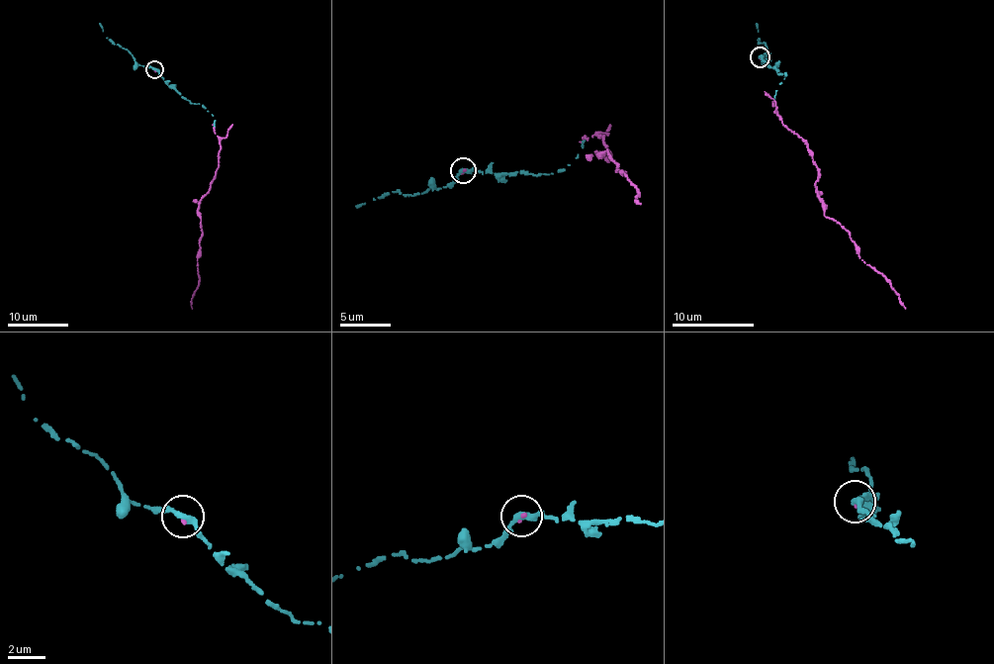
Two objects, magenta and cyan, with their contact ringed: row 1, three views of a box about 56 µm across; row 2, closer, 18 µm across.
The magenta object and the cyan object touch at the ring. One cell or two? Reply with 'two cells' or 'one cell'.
one cell

